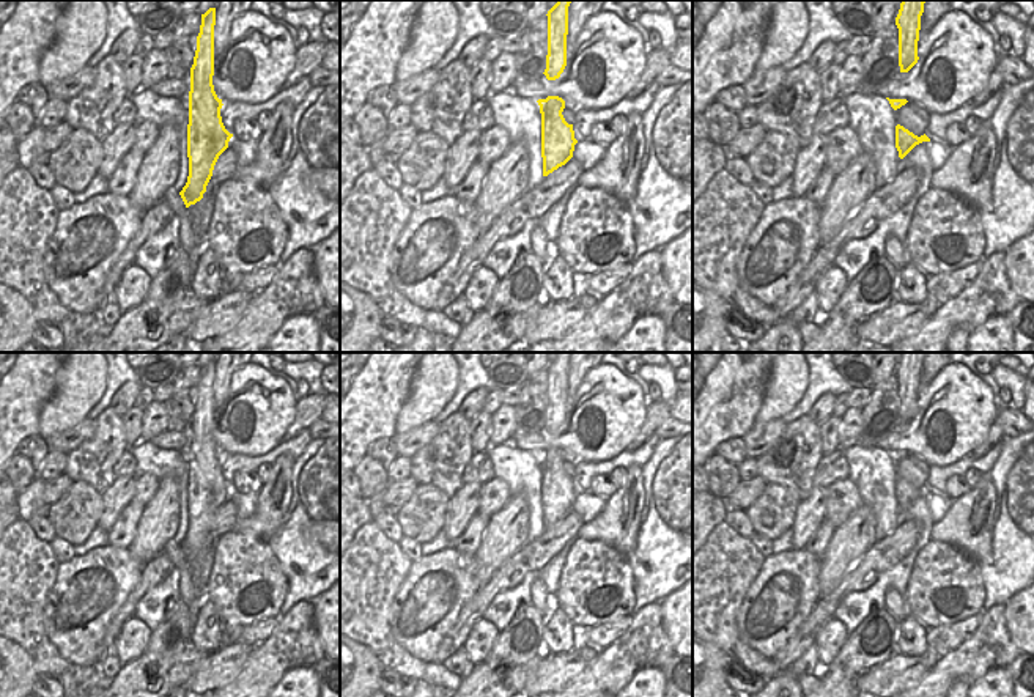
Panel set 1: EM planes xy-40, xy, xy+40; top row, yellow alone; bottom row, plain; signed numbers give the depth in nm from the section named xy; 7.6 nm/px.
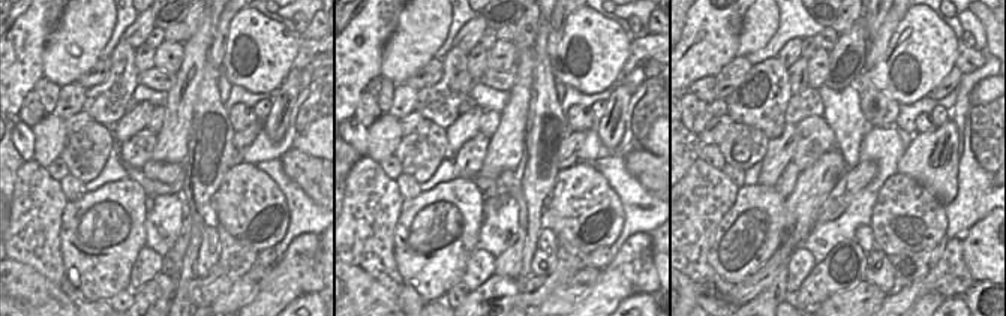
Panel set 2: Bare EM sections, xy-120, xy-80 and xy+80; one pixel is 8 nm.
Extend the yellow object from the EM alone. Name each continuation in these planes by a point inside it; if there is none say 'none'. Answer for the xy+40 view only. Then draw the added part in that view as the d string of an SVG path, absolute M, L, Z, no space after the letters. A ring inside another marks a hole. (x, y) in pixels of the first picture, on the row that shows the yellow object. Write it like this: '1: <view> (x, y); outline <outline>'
none

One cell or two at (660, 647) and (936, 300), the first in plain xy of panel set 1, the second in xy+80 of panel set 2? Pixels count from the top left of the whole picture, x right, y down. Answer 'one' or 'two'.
two

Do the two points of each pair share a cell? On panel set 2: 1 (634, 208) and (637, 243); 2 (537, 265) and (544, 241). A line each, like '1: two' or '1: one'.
1: two
2: one

